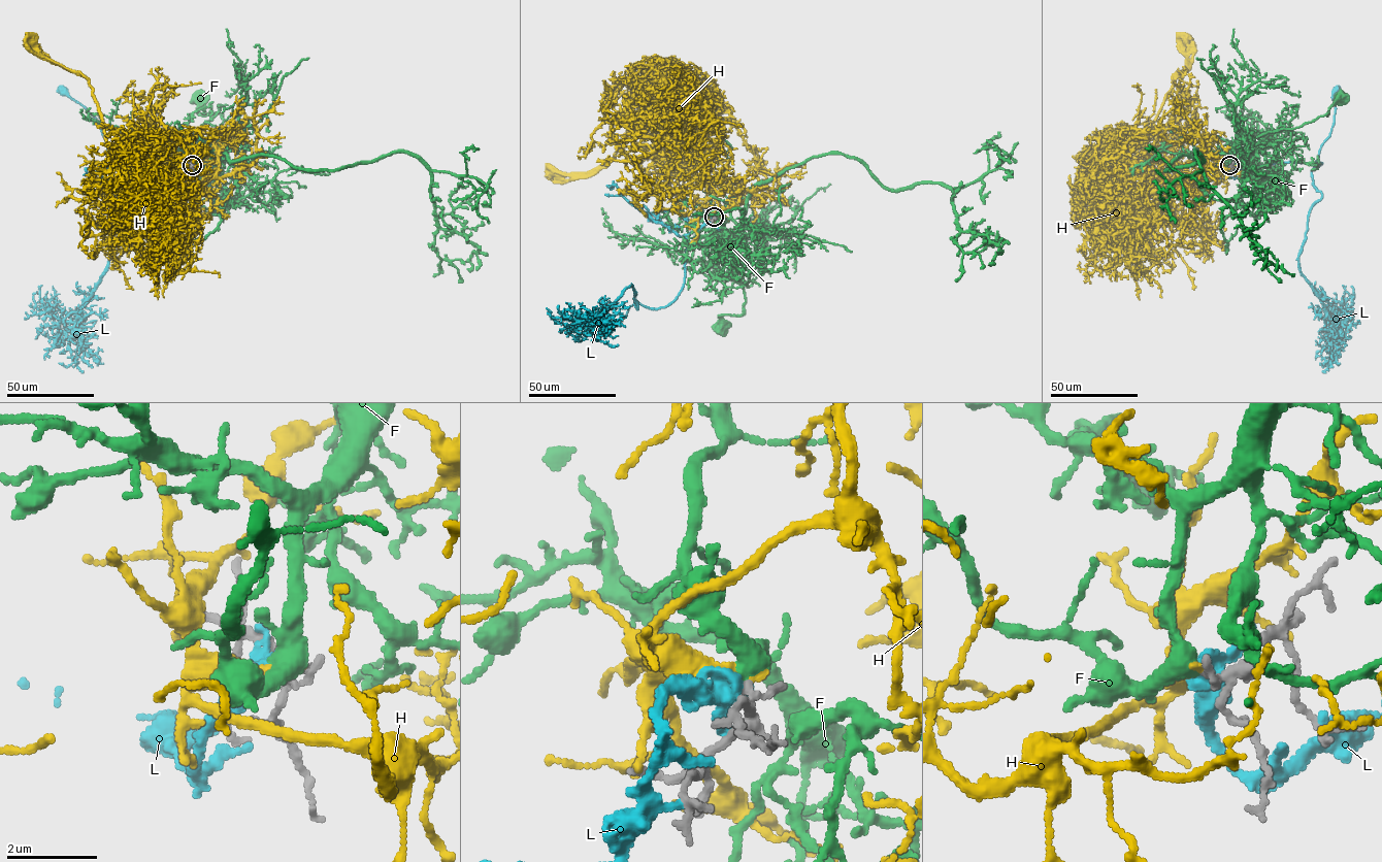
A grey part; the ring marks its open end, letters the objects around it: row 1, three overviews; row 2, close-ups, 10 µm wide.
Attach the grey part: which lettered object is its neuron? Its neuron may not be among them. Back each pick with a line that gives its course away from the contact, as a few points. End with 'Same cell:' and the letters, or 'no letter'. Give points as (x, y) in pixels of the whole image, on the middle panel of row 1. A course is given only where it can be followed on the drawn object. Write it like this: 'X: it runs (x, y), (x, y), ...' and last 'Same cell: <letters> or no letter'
F: it runs (714, 216), (732, 219), (749, 231), (742, 269), (744, 312), (722, 315), (722, 325)
Same cell: F

